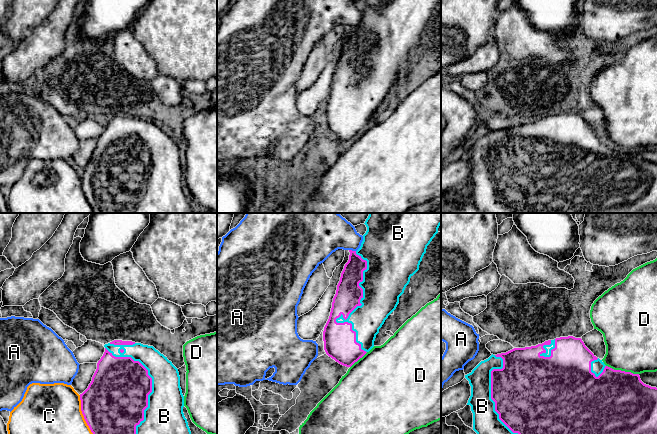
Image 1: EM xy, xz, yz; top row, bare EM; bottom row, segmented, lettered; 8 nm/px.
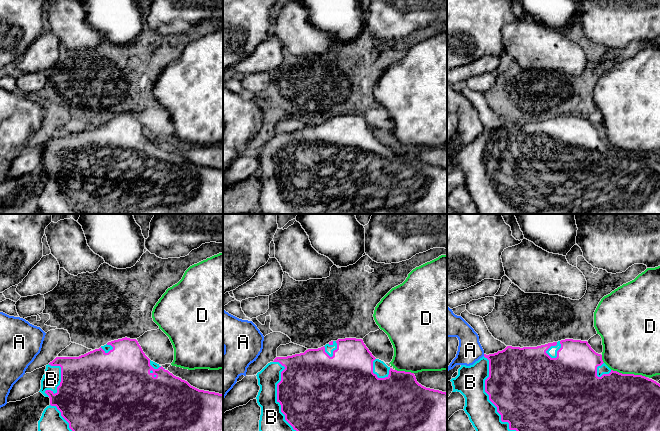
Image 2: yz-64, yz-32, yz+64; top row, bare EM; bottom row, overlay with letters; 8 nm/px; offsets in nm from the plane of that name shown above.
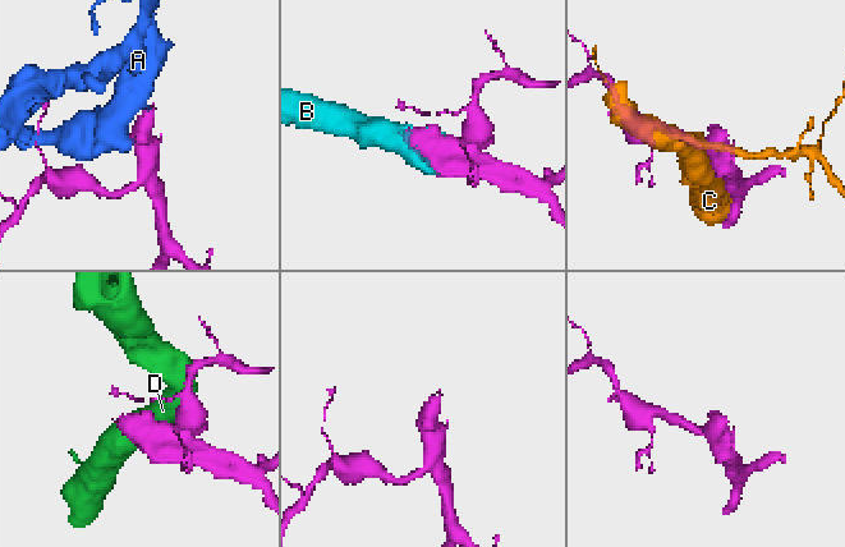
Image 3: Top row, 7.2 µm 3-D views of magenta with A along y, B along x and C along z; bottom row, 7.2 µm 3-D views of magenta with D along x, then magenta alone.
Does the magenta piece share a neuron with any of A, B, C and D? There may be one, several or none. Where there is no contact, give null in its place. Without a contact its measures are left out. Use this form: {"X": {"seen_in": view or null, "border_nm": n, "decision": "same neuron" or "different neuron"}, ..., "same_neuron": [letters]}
{"A": {"seen_in": "xz", "border_nm": 60, "decision": "different neuron"}, "B": {"seen_in": "xz", "border_nm": 800, "decision": "same neuron"}, "C": {"seen_in": "xy", "border_nm": 340, "decision": "different neuron"}, "D": {"seen_in": "yz", "border_nm": 280, "decision": "different neuron"}, "same_neuron": ["B"]}

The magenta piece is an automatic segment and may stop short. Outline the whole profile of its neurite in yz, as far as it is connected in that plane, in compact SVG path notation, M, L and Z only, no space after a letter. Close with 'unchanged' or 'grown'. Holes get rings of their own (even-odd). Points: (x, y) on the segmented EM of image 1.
M560 337L542 344L514 348L506 353L491 355L481 361L471 373L465 375L471 386L467 405L473 413L473 430L477 434L657 434L657 388L644 384L639 374L614 370L597 358L581 338Z | grown

